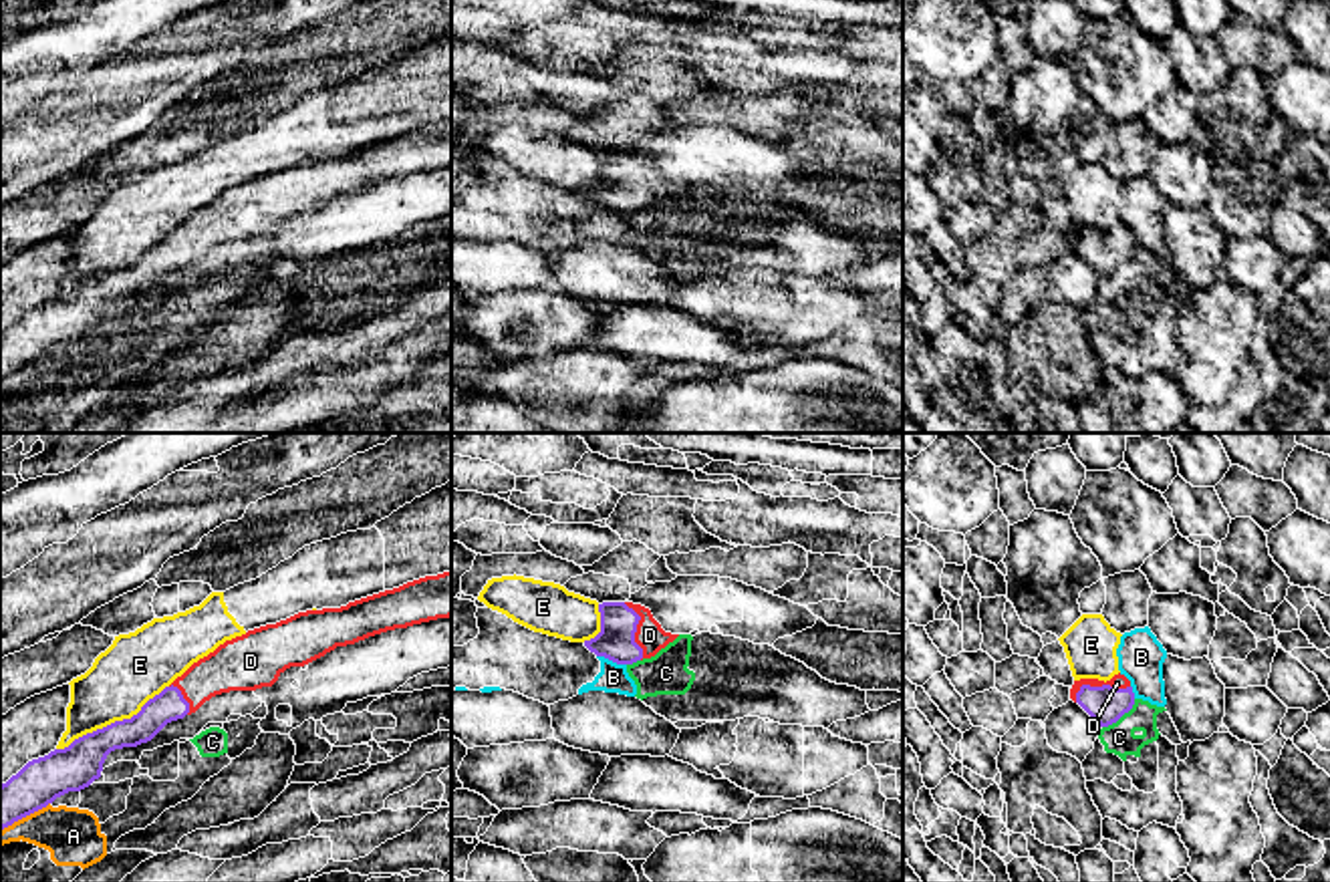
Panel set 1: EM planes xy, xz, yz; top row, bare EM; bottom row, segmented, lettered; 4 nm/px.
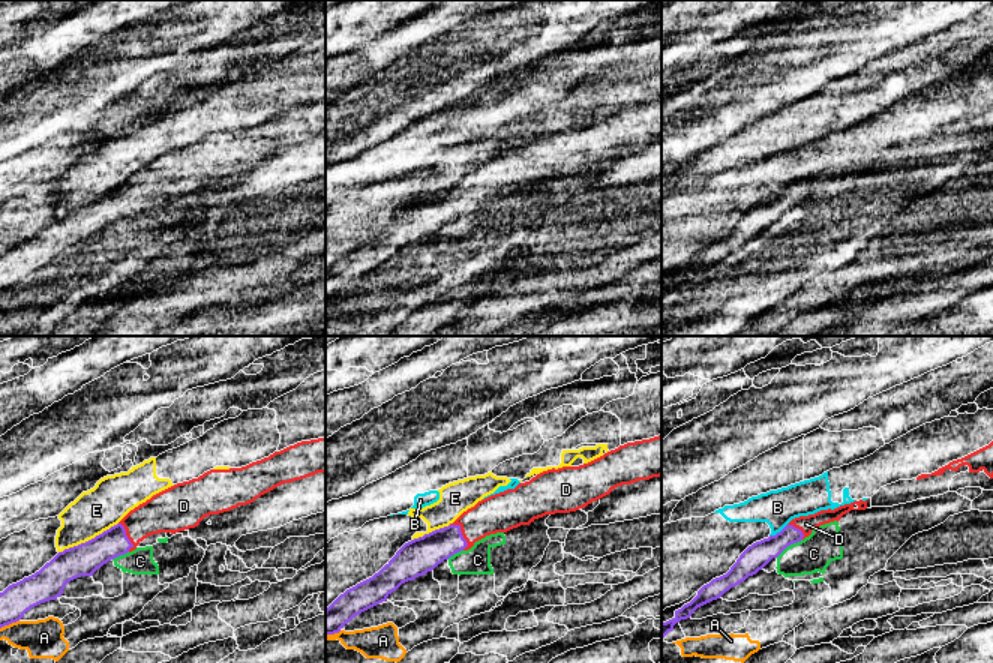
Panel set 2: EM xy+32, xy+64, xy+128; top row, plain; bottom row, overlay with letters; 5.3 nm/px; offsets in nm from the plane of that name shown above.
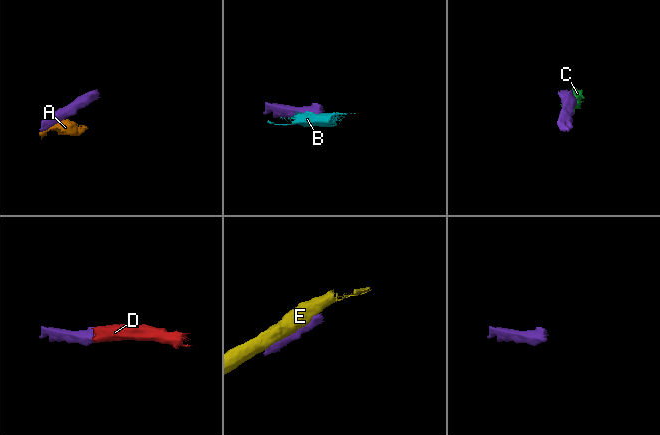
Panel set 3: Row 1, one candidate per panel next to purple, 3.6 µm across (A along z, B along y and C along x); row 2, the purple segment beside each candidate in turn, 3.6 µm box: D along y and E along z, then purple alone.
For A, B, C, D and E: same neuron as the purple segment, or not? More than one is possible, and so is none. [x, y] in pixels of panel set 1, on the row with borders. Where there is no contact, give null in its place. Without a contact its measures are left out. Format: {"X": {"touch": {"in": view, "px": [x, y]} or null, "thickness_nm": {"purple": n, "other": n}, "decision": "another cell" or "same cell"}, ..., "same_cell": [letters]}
{"A": {"touch": {"in": "xy", "px": [25, 816]}, "thickness_nm": {"purple": 180, "other": 220}, "decision": "another cell"}, "B": {"touch": {"in": "xz", "px": [611, 659]}, "thickness_nm": {"purple": 150, "other": 120}, "decision": "another cell"}, "C": {"touch": {"in": "yz", "px": [1121, 715]}, "thickness_nm": {"purple": 150, "other": 130}, "decision": "another cell"}, "D": {"touch": {"in": "yz", "px": [1097, 687]}, "thickness_nm": {"purple": 150, "other": 60}, "decision": "same cell"}, "E": {"touch": {"in": "xy", "px": [111, 723]}, "thickness_nm": {"purple": 180, "other": 280}, "decision": "another cell"}, "same_cell": ["D"]}

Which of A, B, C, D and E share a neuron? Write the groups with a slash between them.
A C / B / D / E

